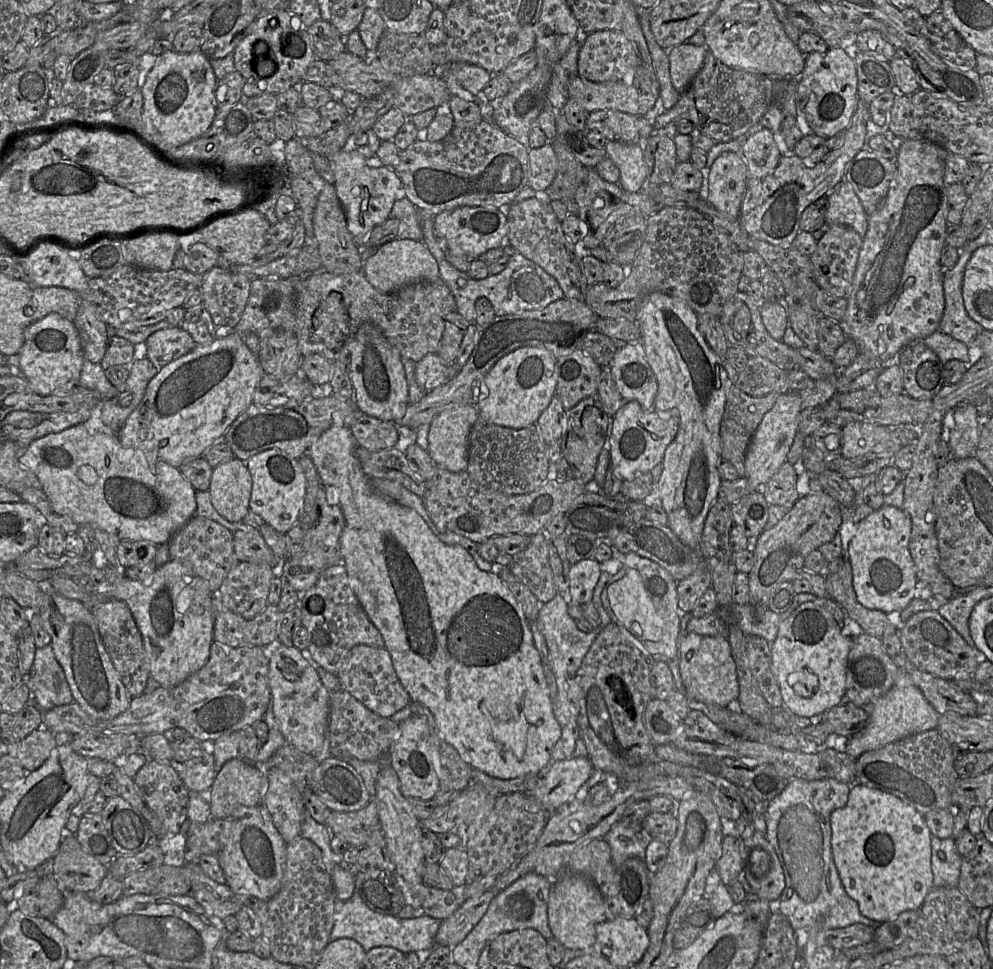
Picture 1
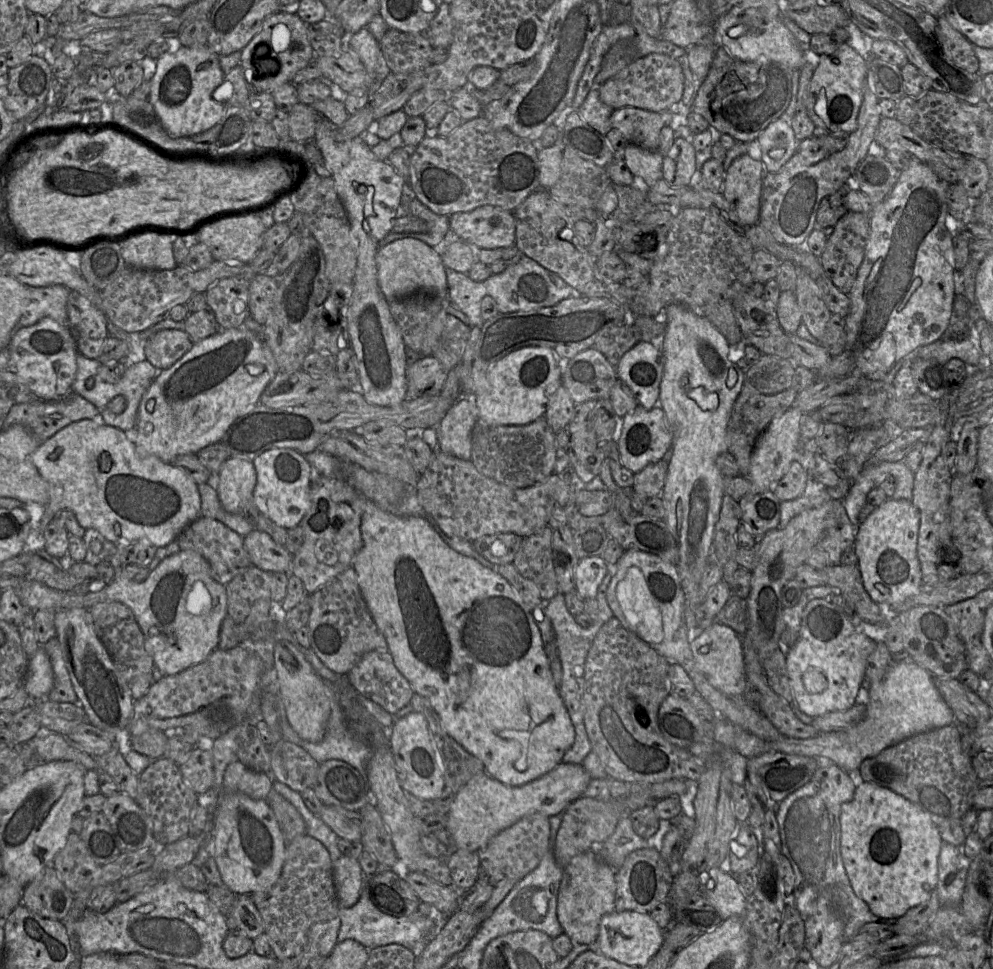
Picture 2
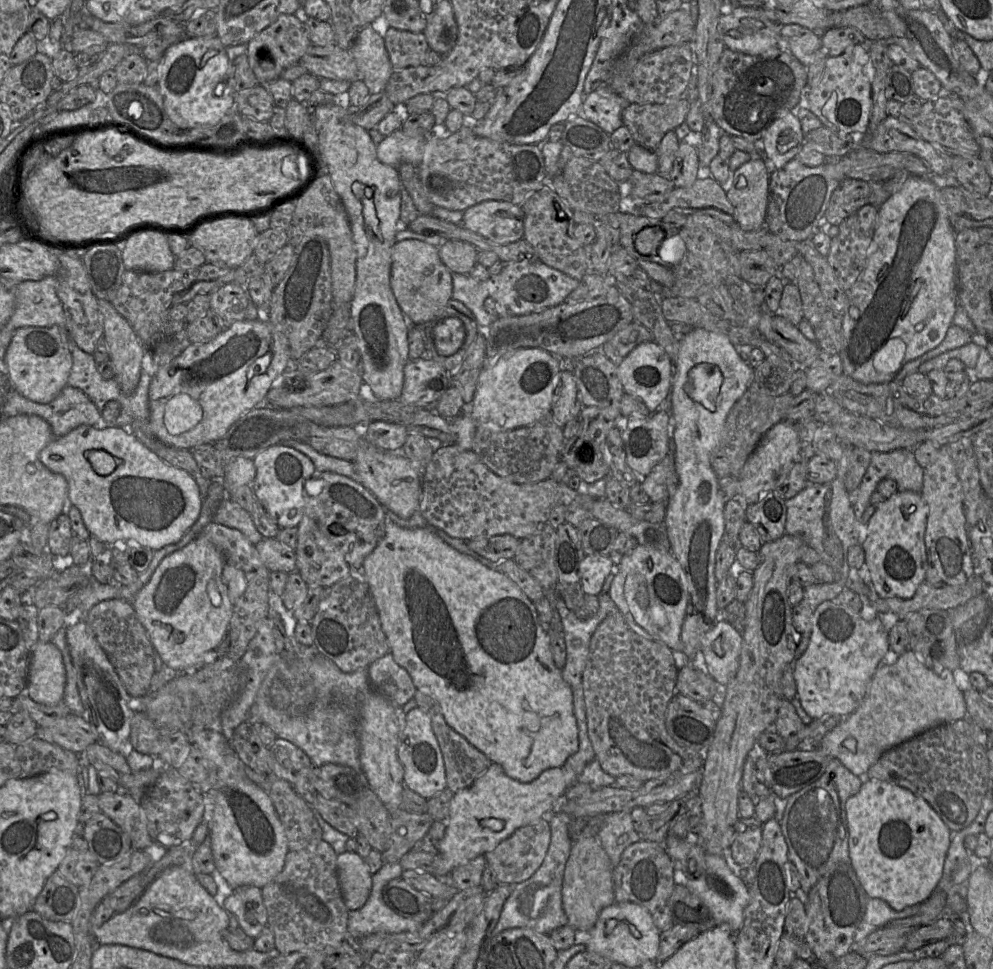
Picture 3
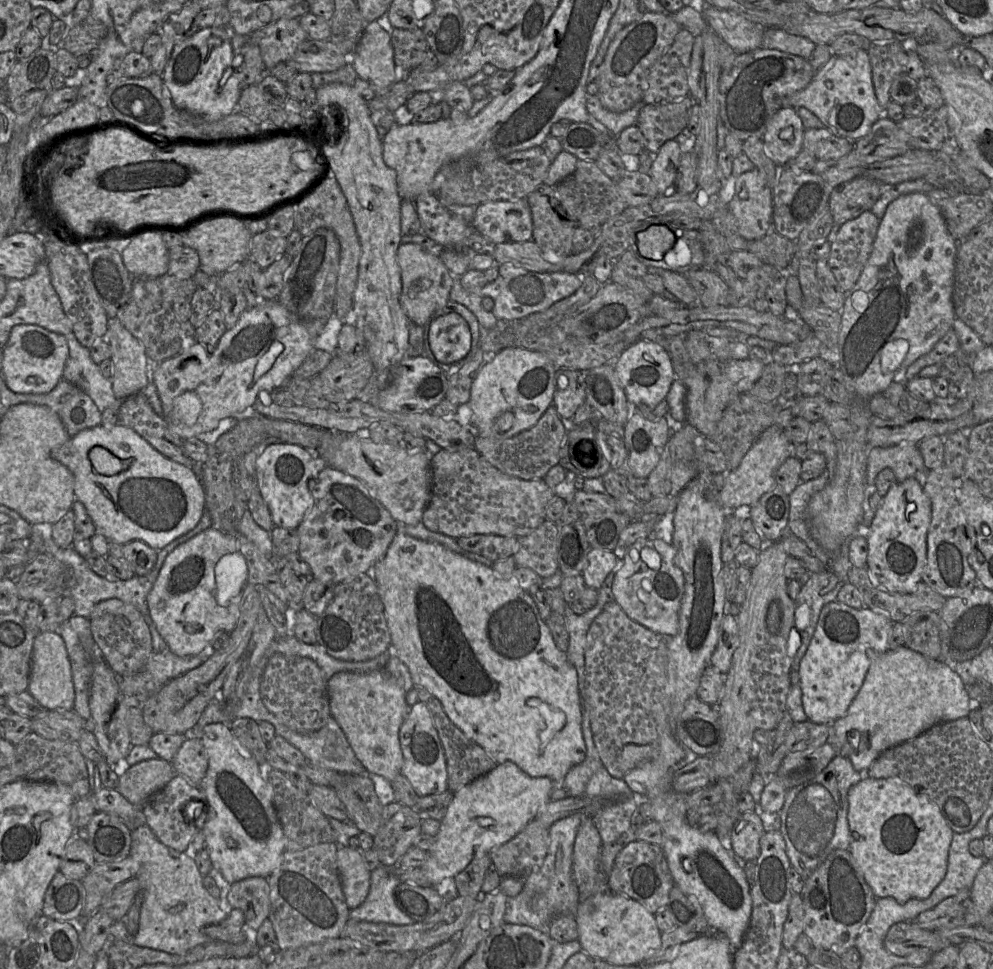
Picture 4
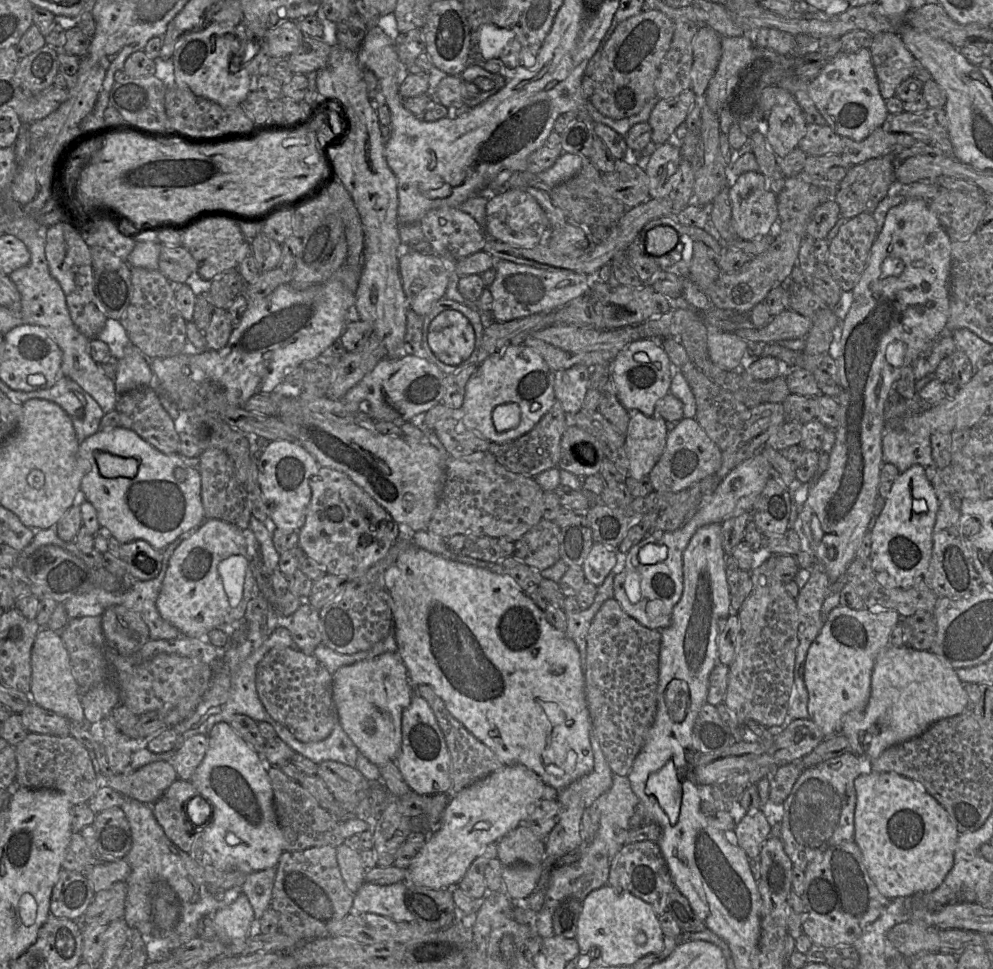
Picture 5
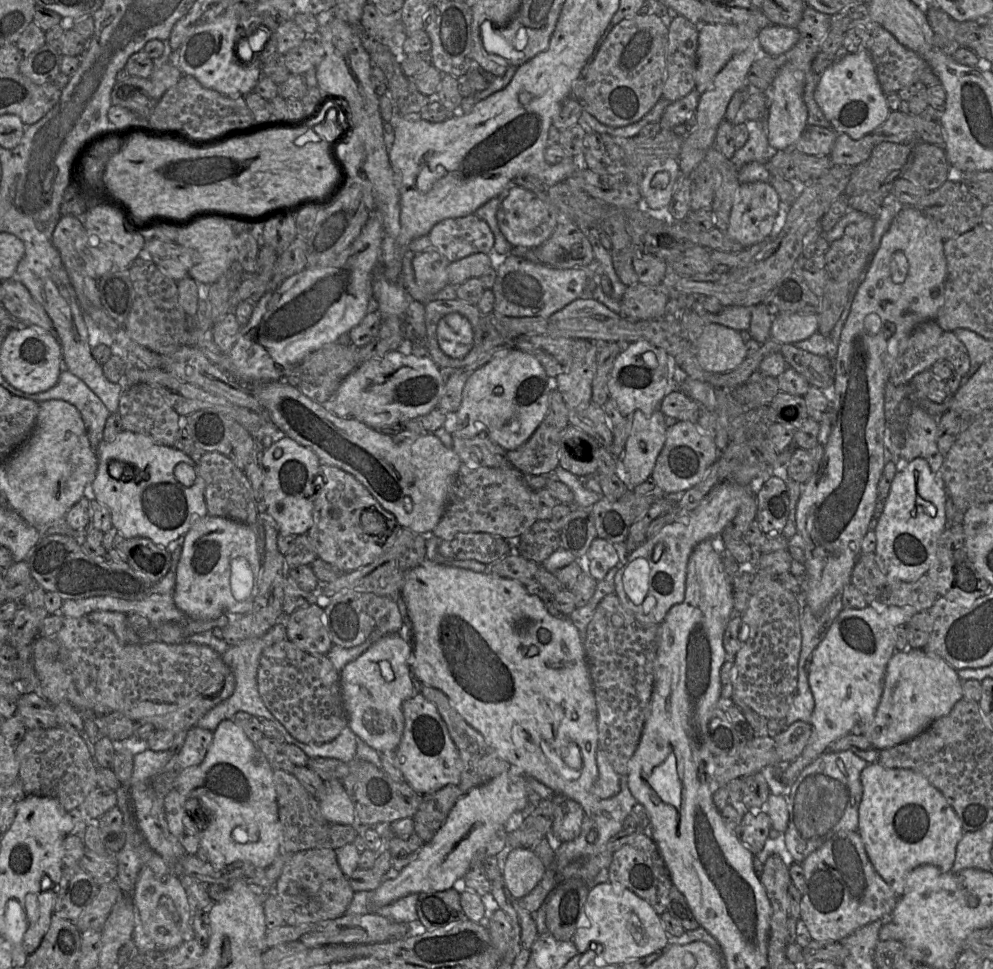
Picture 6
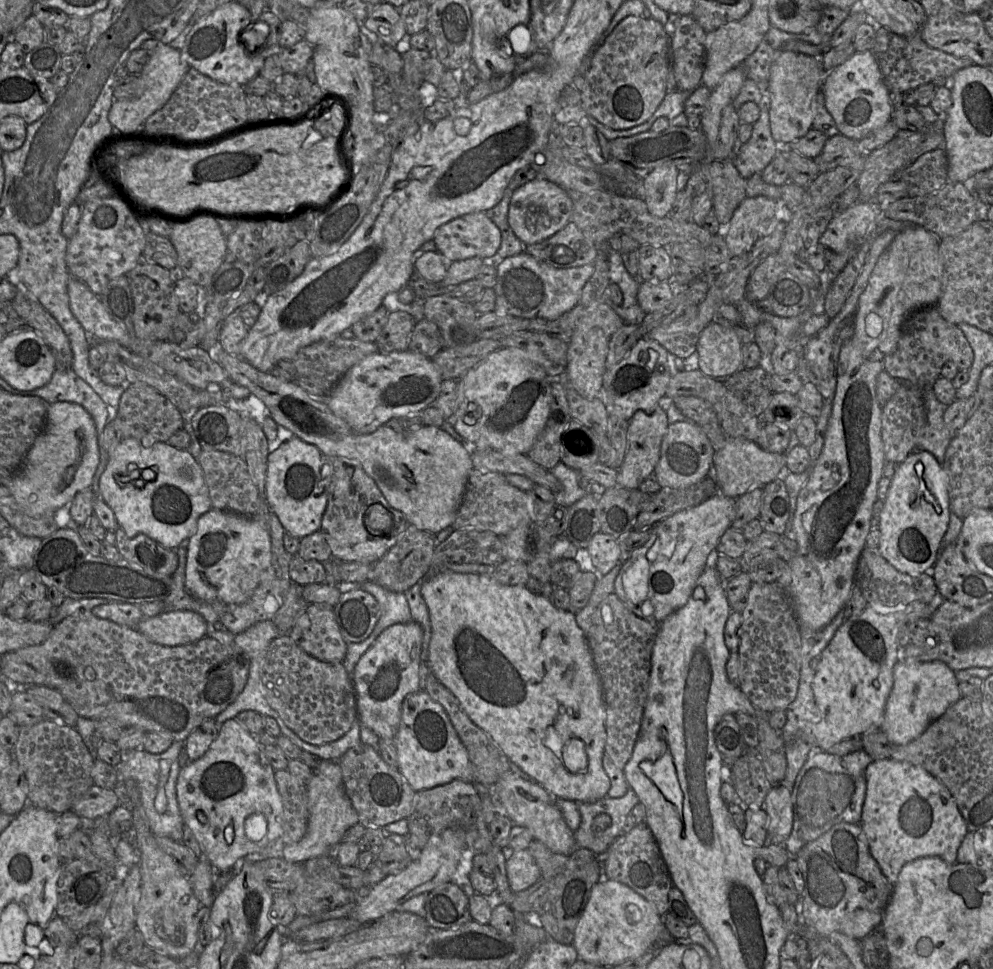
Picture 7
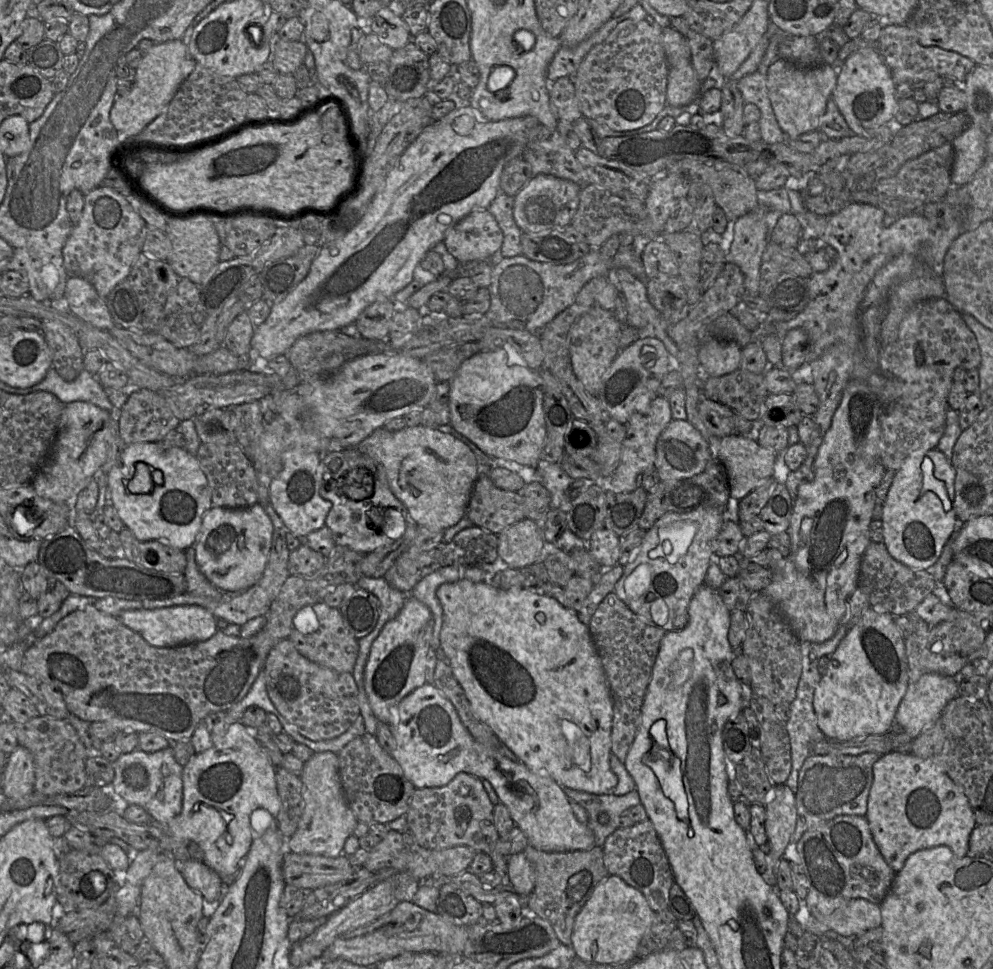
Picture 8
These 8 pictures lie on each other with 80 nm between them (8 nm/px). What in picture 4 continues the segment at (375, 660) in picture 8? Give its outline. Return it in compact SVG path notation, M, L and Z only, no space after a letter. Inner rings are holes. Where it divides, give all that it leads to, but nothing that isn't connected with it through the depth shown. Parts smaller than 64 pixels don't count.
M384 670L338 672L327 682L327 696L332 717L343 730L366 773L381 776L389 783L401 774L403 755L399 731L410 707L398 680Z

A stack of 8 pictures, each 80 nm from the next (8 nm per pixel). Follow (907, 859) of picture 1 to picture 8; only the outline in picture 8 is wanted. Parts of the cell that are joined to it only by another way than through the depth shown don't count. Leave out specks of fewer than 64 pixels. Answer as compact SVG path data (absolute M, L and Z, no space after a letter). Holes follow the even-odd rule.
M897 751L881 755L873 765L866 818L876 846L895 873L911 854L922 849L945 845L956 857L967 856L969 838L977 826L968 798L941 767Z

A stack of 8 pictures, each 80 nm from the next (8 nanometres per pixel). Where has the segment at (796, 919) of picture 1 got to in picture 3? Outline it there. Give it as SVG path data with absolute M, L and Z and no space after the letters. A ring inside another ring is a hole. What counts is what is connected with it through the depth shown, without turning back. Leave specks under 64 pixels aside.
M830 758L824 773L816 781L787 797L780 825L788 847L788 859L799 872L804 895L833 865L850 863L845 804L861 785L858 776L838 759ZM868 896L865 914L855 933L854 942L856 945L859 945L862 941L865 941L871 933L887 926L891 921L916 915L919 908L920 904L915 904L901 911L896 911L892 909L887 902Z

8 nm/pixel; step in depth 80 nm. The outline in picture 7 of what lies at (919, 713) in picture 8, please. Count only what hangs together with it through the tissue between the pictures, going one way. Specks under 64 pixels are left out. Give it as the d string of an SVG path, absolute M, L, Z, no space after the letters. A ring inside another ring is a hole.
M899 660L893 669L893 686L880 730L894 745L905 745L915 740L962 697L958 684L955 672L942 661Z

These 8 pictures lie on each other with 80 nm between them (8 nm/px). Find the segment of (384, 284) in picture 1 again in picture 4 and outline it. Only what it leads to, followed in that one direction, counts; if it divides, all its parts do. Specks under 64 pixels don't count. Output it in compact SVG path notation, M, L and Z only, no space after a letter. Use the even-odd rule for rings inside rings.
M401 243L397 251L397 261L401 270L401 305L412 323L424 326L432 315L450 300L454 276L438 253L429 252L415 243Z

